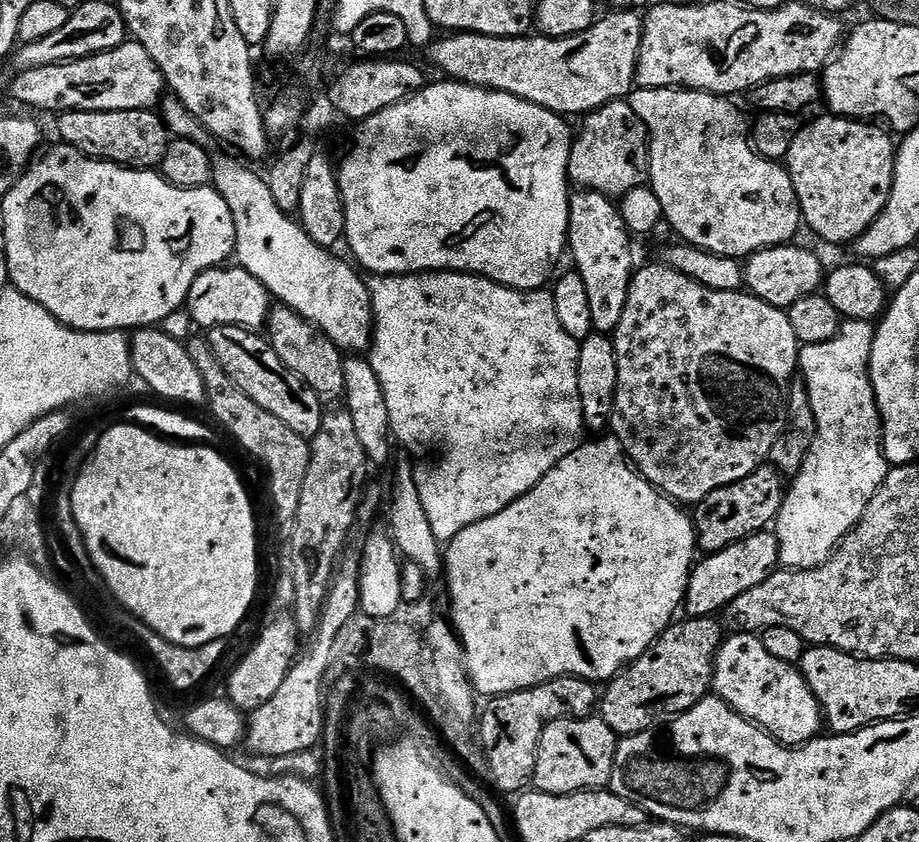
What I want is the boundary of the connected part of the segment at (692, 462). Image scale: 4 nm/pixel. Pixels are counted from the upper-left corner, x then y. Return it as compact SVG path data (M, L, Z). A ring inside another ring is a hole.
M656 262L646 265L645 268L637 267L633 271L630 294L626 298L626 310L622 310L622 322L618 322L616 327L614 343L618 358L618 386L616 410L610 421L610 432L624 447L624 453L632 461L633 468L663 496L670 497L681 506L695 506L701 504L710 494L714 494L714 490L753 476L760 468L765 467L770 450L774 450L774 442L778 442L780 435L787 429L788 399L792 393L792 381L797 379L800 363L802 345L790 327L790 318L785 309L770 306L744 290L710 290L694 282L694 278L686 278L686 274L668 268L663 262Z

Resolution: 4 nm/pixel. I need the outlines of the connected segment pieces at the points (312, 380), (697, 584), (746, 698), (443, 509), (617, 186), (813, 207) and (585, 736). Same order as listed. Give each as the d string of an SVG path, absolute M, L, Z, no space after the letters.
M276 306L268 313L266 336L278 358L282 358L283 364L289 370L294 370L294 374L298 374L298 378L302 378L302 382L306 382L306 386L314 390L314 394L318 394L321 401L339 401L343 397L346 386L346 356L326 333L314 327L294 309Z
M771 531L755 532L736 544L726 546L726 550L705 555L693 567L688 579L688 589L684 595L683 607L688 608L687 615L715 617L723 613L729 604L734 602L746 590L754 590L754 586L762 586L766 578L777 571L780 564L780 540Z
M747 630L729 635L716 655L716 673L712 676L715 695L740 716L759 724L775 740L789 746L803 746L817 739L825 727L820 703L810 690L804 673L795 664L781 662L762 646L759 635Z
M416 272L413 276L377 276L369 275L366 280L368 293L372 299L372 319L374 331L370 349L370 363L378 382L382 382L382 394L386 398L386 410L390 414L391 435L405 448L407 455L414 461L418 495L422 497L422 506L430 517L430 526L441 542L451 542L466 526L482 522L522 498L566 454L570 454L585 439L586 425L582 414L582 398L578 390L578 358L580 341L570 338L558 322L554 310L554 298L551 291L519 292L502 286L485 276L473 276L470 272Z
M627 99L615 100L599 108L597 112L587 113L582 123L584 125L581 126L580 132L578 128L575 133L572 153L568 159L568 178L577 189L597 192L609 198L619 198L630 190L645 187L649 183L648 128Z
M824 114L813 124L805 123L790 146L786 167L798 194L803 223L828 244L851 245L879 218L890 198L897 145L883 130L872 122Z
M565 718L550 722L538 742L538 758L532 779L535 791L546 794L574 794L607 789L612 783L617 743L616 731L603 718Z

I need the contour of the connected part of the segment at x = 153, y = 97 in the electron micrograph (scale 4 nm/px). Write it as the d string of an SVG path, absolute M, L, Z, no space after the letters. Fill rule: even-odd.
M125 42L114 50L99 52L86 58L38 66L25 72L17 71L15 75L16 81L12 84L13 98L20 104L29 104L40 112L53 114L82 110L152 110L166 96L162 70L158 70L154 58L146 54L146 46L135 42Z

